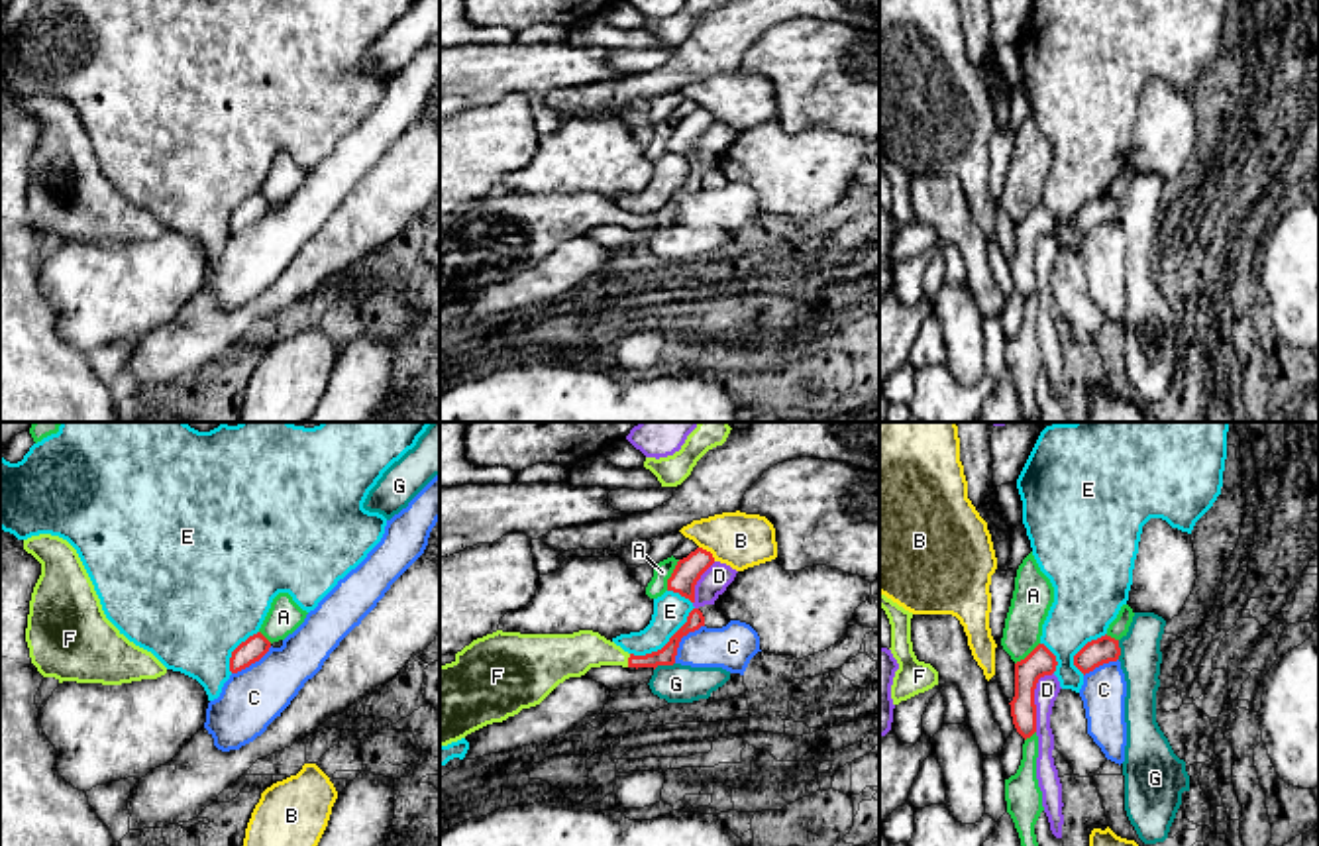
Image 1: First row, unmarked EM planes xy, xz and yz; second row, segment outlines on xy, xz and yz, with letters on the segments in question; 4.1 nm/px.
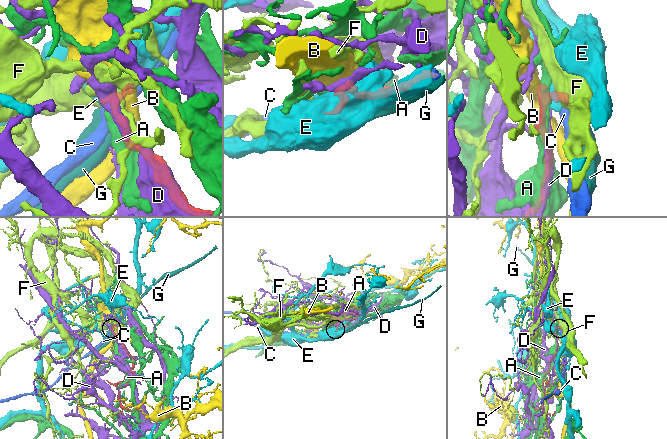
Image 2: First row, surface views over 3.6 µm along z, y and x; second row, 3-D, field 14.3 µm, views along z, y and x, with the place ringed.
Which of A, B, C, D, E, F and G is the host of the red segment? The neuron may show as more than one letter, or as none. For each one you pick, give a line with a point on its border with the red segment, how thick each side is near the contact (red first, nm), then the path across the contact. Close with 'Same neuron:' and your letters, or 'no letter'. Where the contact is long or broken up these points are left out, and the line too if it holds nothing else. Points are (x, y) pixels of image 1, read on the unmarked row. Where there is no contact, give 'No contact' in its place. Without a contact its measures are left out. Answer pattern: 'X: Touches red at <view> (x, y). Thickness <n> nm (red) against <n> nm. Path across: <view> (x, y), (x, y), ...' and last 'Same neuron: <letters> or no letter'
F: Touches red at xz (629, 220). Thickness 80 nm (red) against 180 nm. Path across: xz (666, 216), (629, 220), (613, 214), (574, 214)
Same neuron: F

